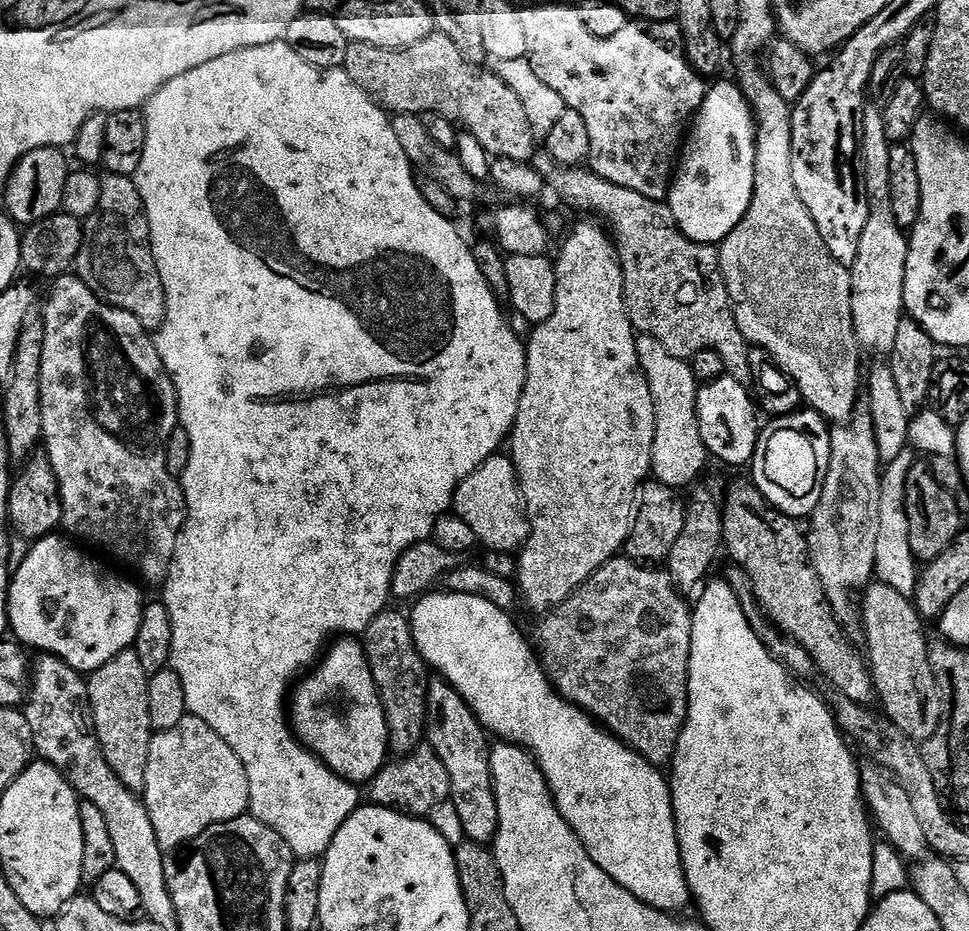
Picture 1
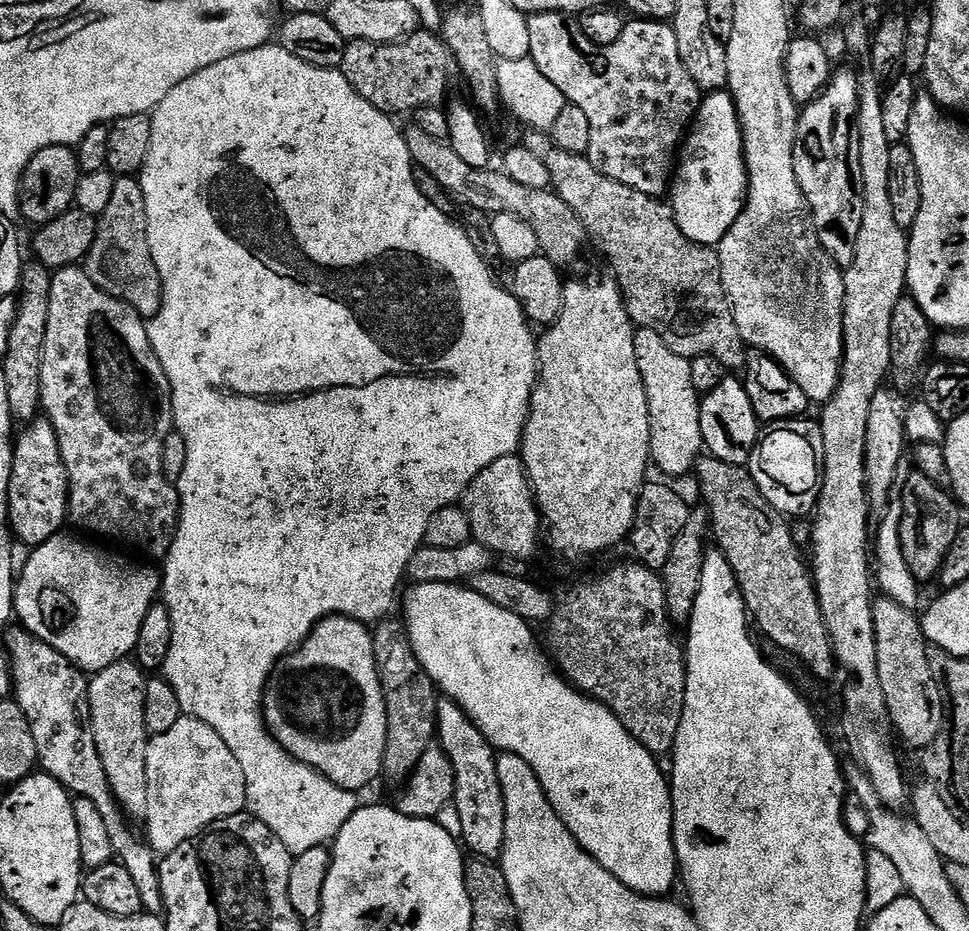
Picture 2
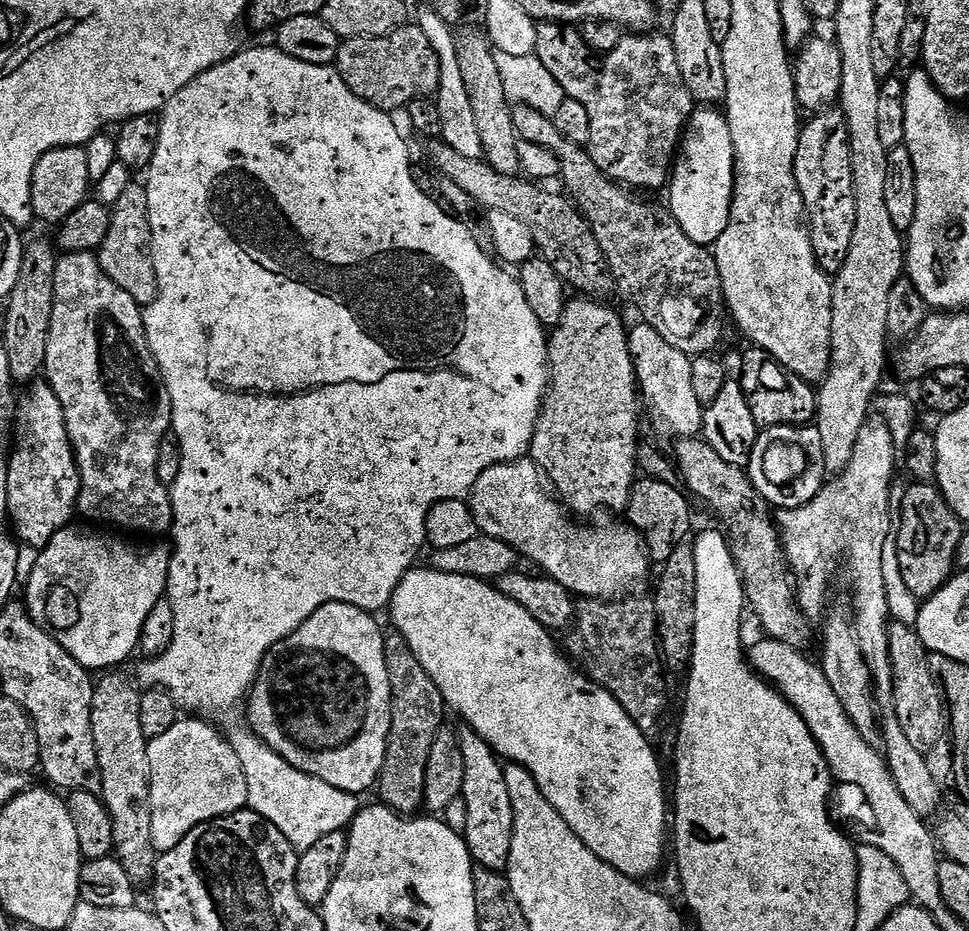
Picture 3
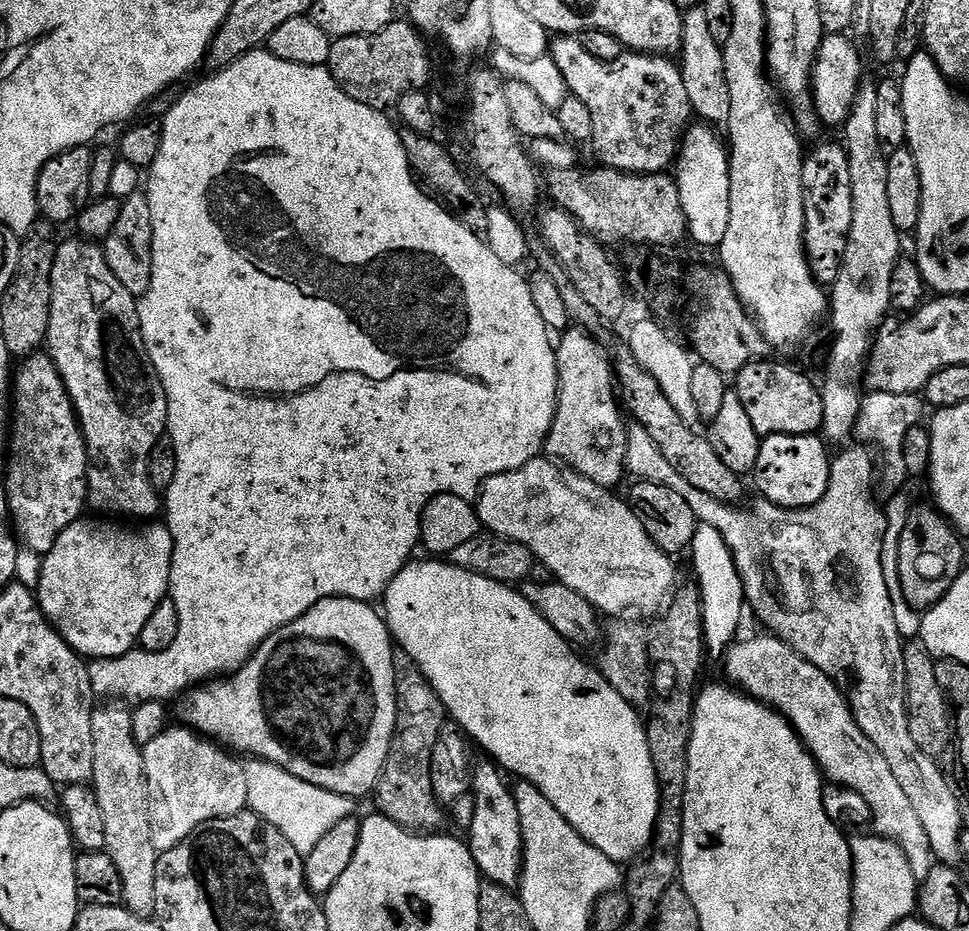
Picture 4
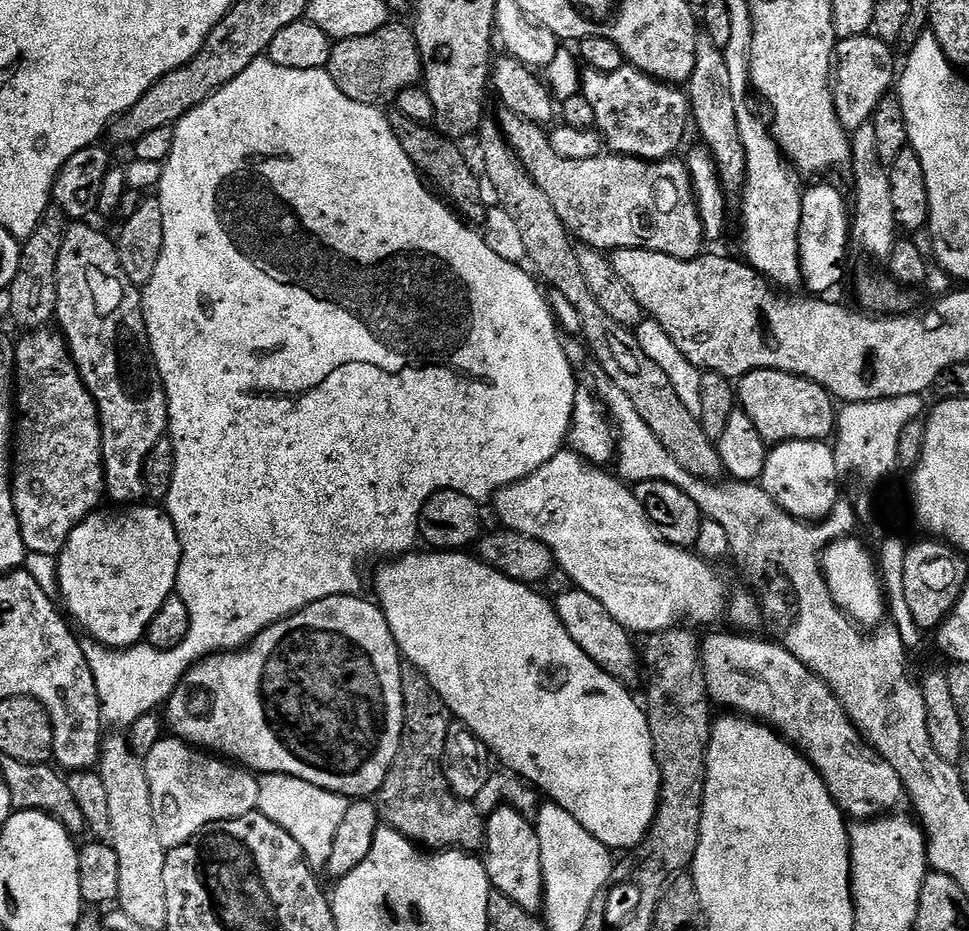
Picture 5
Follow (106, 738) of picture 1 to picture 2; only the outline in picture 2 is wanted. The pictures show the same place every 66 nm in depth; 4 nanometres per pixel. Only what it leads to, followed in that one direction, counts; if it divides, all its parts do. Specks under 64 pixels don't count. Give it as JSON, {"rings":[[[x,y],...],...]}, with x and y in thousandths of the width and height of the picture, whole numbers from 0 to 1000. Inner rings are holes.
{"rings":[[[139,708],[119,709],[114,715],[98,723],[91,733],[91,753],[95,768],[97,784],[97,801],[101,806],[101,814],[105,814],[105,823],[109,823],[109,836],[114,840],[114,849],[124,863],[124,868],[133,882],[148,882],[153,875],[153,858],[155,849],[151,840],[151,806],[155,788],[151,784],[151,737],[154,727]]]}

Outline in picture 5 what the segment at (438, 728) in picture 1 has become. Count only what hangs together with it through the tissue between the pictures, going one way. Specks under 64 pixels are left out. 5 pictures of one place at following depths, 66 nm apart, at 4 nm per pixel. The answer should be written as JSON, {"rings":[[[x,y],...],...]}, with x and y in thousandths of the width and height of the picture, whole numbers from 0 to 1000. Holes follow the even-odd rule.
{"rings":[[[530,867],[512,868],[499,882],[497,915],[504,945],[509,955],[515,961],[535,969],[539,977],[550,982],[556,981],[561,974],[561,944],[552,884]]]}

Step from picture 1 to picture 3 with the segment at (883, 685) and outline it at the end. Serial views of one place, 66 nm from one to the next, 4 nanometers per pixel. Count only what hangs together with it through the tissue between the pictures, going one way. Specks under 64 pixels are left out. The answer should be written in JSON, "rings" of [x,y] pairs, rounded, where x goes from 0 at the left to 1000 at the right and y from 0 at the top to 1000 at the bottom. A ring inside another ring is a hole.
{"rings":[[[922,669],[916,677],[918,707],[923,723],[923,767],[927,771],[935,793],[939,793],[943,806],[957,810],[968,802],[980,786],[980,766],[974,744],[958,714],[959,699],[947,685],[944,673]]]}

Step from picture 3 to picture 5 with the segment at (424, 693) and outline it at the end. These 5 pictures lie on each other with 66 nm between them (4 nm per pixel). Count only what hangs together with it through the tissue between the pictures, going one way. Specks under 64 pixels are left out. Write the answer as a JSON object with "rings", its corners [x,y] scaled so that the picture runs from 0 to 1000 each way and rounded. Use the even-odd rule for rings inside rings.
{"rings":[[[414,712],[415,754],[417,755],[417,779],[411,810],[398,831],[390,852],[387,866],[391,880],[401,889],[413,894],[420,902],[442,913],[495,913],[499,909],[499,882],[495,869],[488,860],[475,859],[464,849],[458,835],[458,802],[460,788],[469,777],[466,764],[456,754],[452,741],[444,737],[444,728],[425,713]]]}

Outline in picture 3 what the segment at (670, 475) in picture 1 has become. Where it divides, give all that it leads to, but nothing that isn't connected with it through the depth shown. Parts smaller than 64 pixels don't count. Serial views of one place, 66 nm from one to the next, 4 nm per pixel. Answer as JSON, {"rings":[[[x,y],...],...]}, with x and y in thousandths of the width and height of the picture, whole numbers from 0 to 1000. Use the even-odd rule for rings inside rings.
{"rings":[[[660,346],[656,353],[649,356],[648,375],[656,394],[656,411],[682,458],[690,460],[698,470],[721,469],[727,462],[728,435],[722,434],[720,423],[716,423],[715,383],[704,376],[696,376],[696,372],[668,346]]]}

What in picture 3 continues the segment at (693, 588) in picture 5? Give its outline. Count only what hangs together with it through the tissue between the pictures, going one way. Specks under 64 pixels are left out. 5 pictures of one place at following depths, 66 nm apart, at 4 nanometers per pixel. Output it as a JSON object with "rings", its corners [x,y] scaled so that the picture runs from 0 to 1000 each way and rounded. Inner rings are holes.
{"rings":[[[548,492],[506,501],[487,523],[485,545],[492,568],[522,582],[538,598],[549,597],[558,610],[554,611],[562,620],[575,623],[591,641],[631,644],[651,637],[651,632],[668,621],[671,607],[669,590],[656,568],[647,561],[606,567],[606,562],[595,561],[587,553],[583,542],[563,520],[561,525],[560,519],[559,508]]]}

